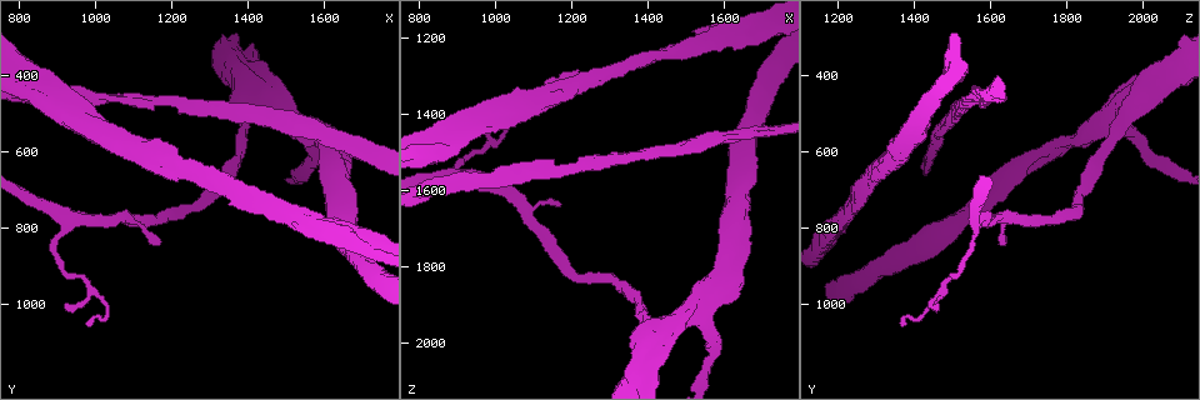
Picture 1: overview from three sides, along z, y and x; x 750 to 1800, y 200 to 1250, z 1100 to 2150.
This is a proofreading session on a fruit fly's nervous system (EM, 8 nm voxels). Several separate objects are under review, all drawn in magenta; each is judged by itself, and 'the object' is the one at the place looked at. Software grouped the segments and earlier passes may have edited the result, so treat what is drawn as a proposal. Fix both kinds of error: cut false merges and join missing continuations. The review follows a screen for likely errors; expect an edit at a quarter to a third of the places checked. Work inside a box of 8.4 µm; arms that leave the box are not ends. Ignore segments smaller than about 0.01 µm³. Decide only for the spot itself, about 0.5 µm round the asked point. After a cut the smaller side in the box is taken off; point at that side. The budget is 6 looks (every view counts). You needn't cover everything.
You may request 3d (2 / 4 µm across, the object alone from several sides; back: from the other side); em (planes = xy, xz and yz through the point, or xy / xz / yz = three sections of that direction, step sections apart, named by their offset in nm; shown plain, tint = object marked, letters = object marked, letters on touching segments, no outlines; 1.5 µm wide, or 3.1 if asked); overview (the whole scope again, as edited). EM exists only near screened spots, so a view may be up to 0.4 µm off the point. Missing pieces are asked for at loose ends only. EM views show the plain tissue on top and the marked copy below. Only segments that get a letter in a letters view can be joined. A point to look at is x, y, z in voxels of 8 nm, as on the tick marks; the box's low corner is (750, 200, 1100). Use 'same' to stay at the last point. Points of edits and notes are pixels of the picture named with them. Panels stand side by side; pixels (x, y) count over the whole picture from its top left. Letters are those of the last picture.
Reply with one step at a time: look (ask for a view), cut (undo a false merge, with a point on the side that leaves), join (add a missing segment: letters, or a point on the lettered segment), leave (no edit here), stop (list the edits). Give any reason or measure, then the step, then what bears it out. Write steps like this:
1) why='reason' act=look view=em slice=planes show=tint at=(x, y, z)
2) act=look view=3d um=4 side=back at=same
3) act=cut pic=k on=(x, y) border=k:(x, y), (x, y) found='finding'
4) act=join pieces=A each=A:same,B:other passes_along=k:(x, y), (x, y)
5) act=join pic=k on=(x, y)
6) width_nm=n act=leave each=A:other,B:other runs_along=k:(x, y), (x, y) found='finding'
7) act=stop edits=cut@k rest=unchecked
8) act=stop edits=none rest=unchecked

why='tapers out' act=look view=3d um=2 at=(975, 1060, 1370)

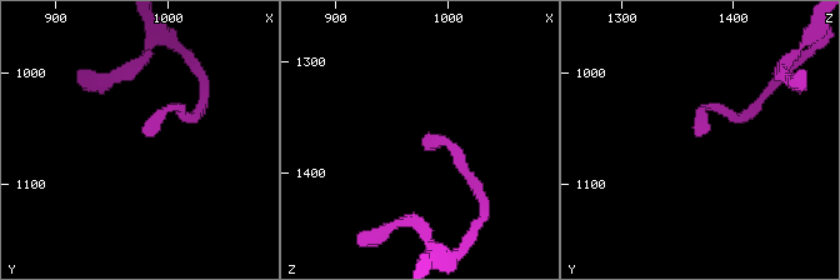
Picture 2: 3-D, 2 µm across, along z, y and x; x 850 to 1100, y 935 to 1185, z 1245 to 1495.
act=look view=em slice=yz step=8 show=tint at=(982, 1054, 1368)

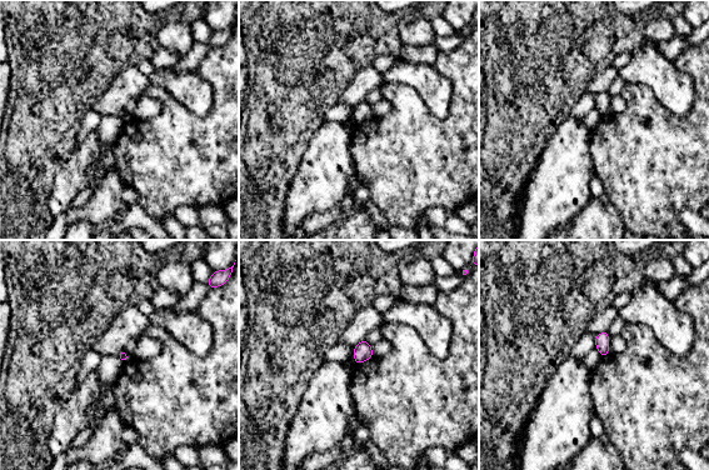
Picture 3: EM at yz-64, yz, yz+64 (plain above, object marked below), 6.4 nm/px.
why='cut it another way' act=look view=em slice=planes show=letters at=same

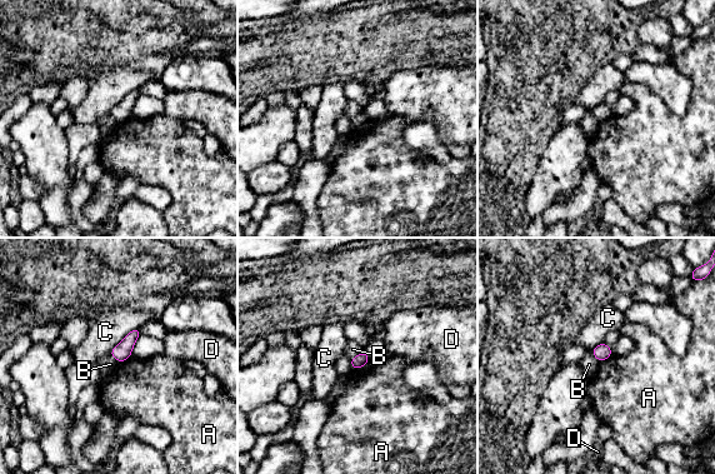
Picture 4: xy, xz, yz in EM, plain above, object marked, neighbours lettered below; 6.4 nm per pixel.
width_nm=80 act=leave each=A:other,B:other,C:other,D:other border=4:(363, 350), (350, 360) found='no lettered segment goes on from it'

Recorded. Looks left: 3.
why='branch point' act=look view=em slice=planes show=letters at=(950, 780, 1565)

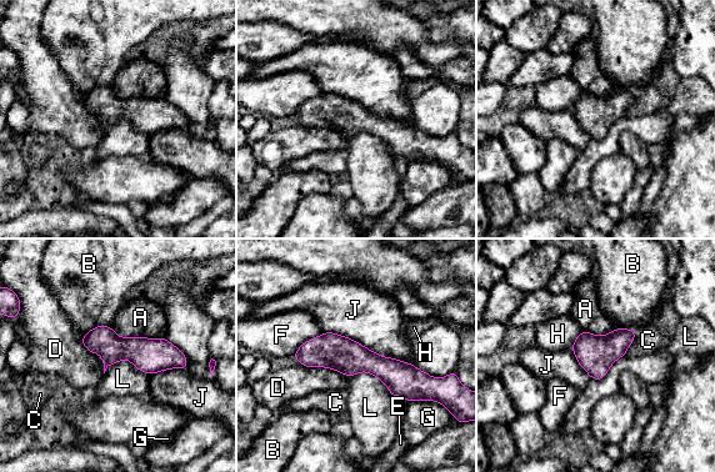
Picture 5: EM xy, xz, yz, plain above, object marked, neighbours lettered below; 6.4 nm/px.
width_nm=180 act=leave each=A:other,B:other,C:other,D:other,E:other,F:other,G:other,H:other,J:other,L:other runs_along=5:(298, 355), (356, 357), (426, 385) found='continuous, no second neuron'

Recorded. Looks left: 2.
why='branch point' act=look view=em slice=planes show=letters at=(1615, 580, 1760)

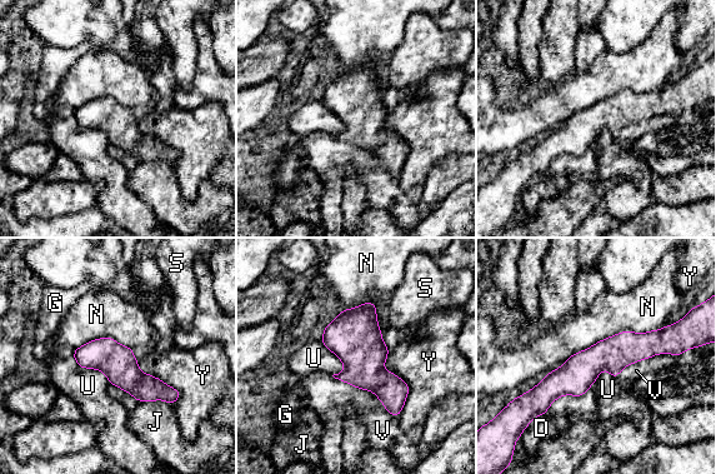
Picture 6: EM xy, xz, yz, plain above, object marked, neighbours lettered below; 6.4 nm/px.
width_nm=220 act=leave each=D:other,G:other,J:other,N:other,S:other,U:other,V:other,Y:other found='continuous, no second neuron'

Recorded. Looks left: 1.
act=stop edits=none rest=unchecked

